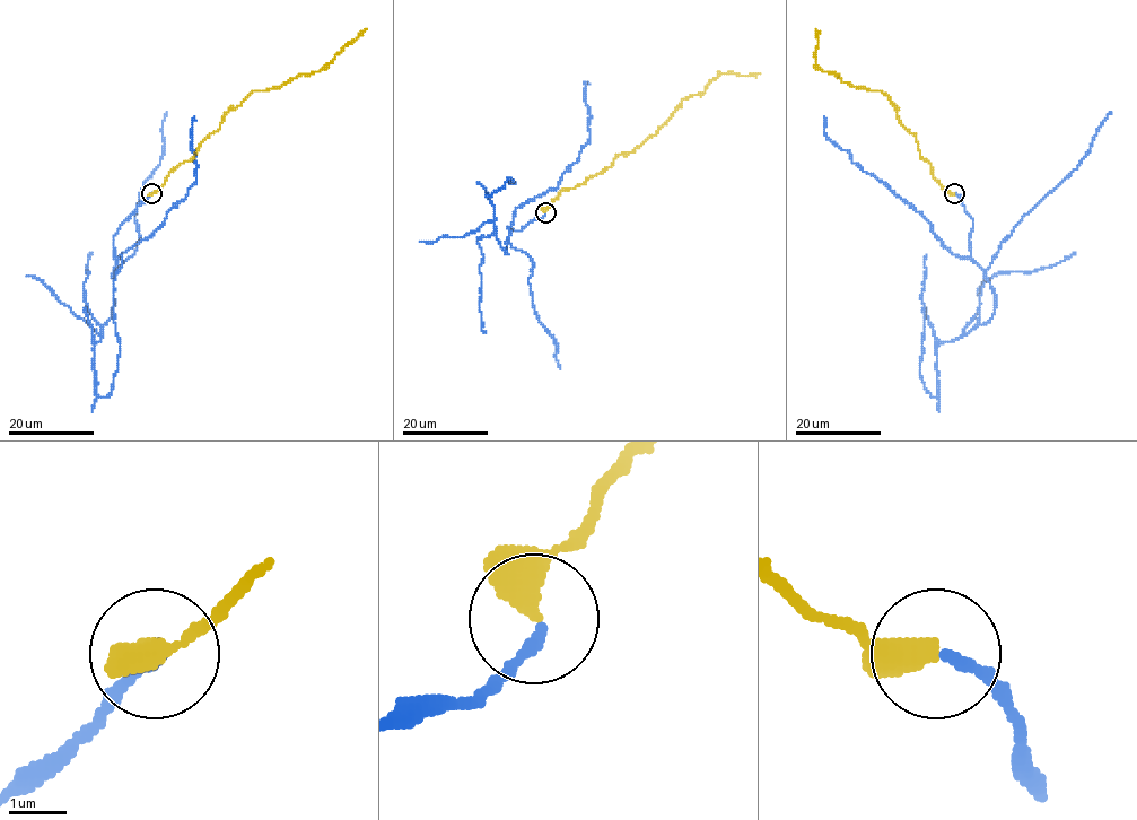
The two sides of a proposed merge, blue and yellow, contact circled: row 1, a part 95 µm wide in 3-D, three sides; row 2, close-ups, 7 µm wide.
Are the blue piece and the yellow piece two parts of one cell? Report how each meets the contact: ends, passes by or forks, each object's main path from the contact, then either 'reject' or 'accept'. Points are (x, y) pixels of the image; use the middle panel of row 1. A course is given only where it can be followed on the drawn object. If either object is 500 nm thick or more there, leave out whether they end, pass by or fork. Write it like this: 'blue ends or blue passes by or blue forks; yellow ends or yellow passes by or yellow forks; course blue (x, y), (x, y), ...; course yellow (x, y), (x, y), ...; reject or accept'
blue ends; yellow passes by; course blue (545, 214), (521, 230), (506, 227), (506, 252), (497, 240), (487, 193), (514, 180), (507, 179), (515, 183); course yellow (545, 212), (562, 190), (601, 173), (617, 155), (632, 151), (681, 102), (700, 95), (723, 72), (760, 72); accept

